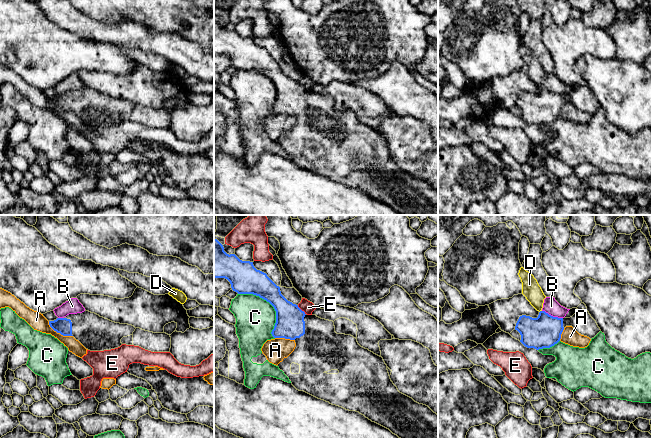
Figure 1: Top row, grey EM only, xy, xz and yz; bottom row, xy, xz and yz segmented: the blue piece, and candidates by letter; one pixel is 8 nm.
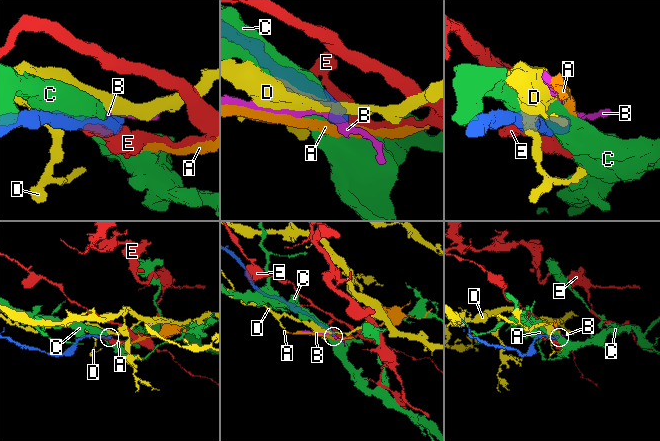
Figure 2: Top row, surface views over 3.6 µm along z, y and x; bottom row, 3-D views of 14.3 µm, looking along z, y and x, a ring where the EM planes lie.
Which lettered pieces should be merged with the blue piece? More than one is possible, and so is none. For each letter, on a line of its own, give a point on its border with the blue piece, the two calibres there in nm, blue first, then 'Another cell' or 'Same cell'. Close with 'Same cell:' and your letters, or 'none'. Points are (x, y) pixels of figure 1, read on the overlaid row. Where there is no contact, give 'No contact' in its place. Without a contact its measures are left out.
A: Touches blue at xy (59, 332). Thickness 130 nm (blue) against 140 nm. Another cell
B: Touches blue at yz (552, 316). Thickness 260 nm (blue) against 120 nm. Another cell
C: Touches blue at xz (271, 304). Thickness 240 nm (blue) against 320 nm. Another cell
D: Touches blue at yz (540, 311). Thickness 260 nm (blue) against 150 nm. Another cell
E: Touches blue at xz (301, 310). Thickness 240 nm (blue) against 100 nm. Another cell
Same cell: none

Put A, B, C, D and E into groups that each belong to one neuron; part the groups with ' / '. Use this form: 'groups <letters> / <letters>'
groups A / B / C / D / E

